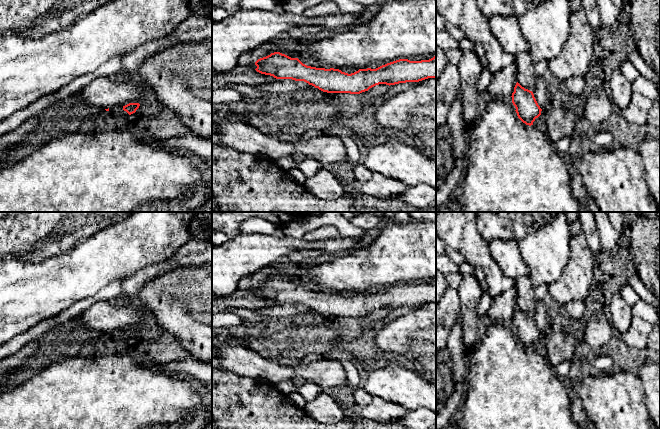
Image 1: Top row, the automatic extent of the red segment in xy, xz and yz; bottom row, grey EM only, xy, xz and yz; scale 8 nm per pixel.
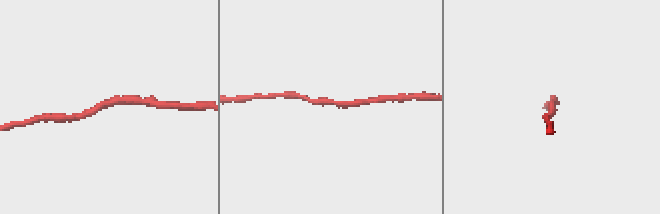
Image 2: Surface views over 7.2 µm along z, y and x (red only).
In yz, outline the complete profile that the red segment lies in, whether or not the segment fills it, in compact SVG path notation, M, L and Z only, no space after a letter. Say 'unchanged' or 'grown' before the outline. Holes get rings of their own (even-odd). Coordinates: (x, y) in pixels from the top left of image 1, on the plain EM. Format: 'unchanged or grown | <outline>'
unchanged | M517 306L511 321L518 342L526 349L533 349L533 346L541 339L542 335L533 316L525 313Z

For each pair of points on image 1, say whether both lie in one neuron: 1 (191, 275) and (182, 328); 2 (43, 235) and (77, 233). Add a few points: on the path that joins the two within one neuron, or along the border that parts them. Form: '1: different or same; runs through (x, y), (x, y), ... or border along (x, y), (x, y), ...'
1: same; runs through (191, 288), (191, 305), (185, 311), (185, 315)
2: same; runs through (51, 234), (69, 233)

